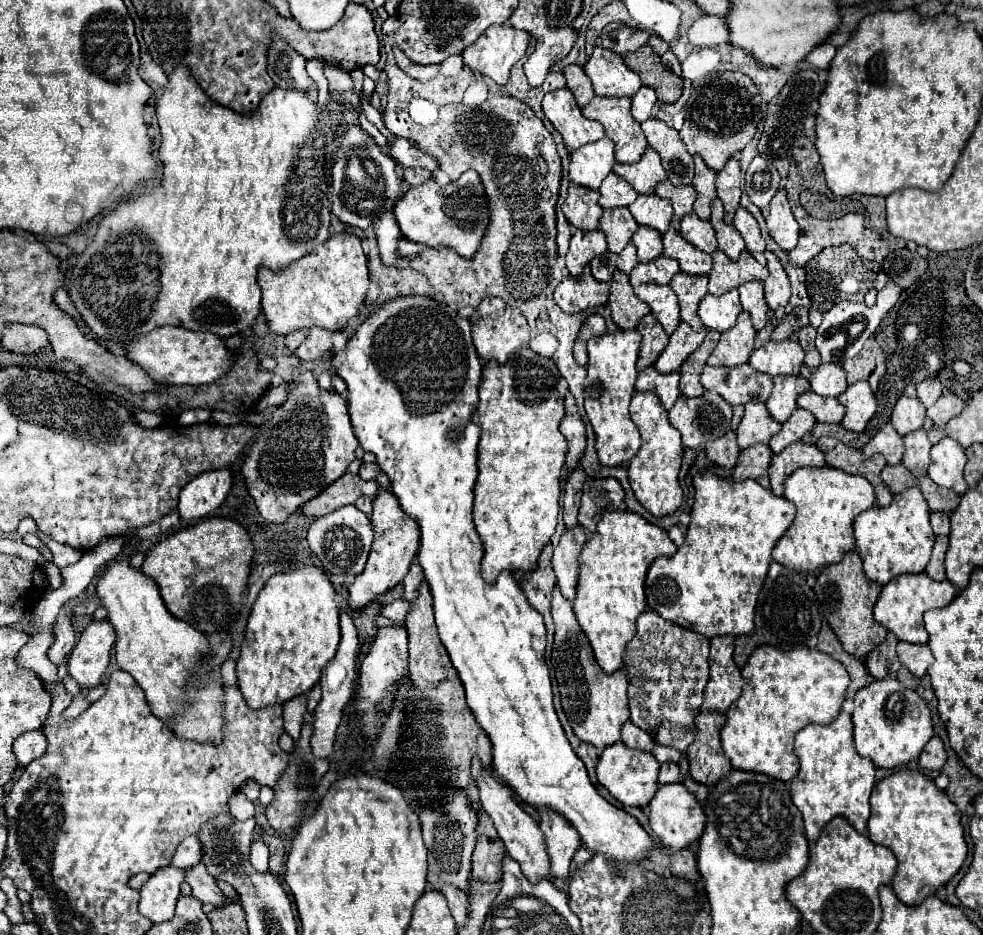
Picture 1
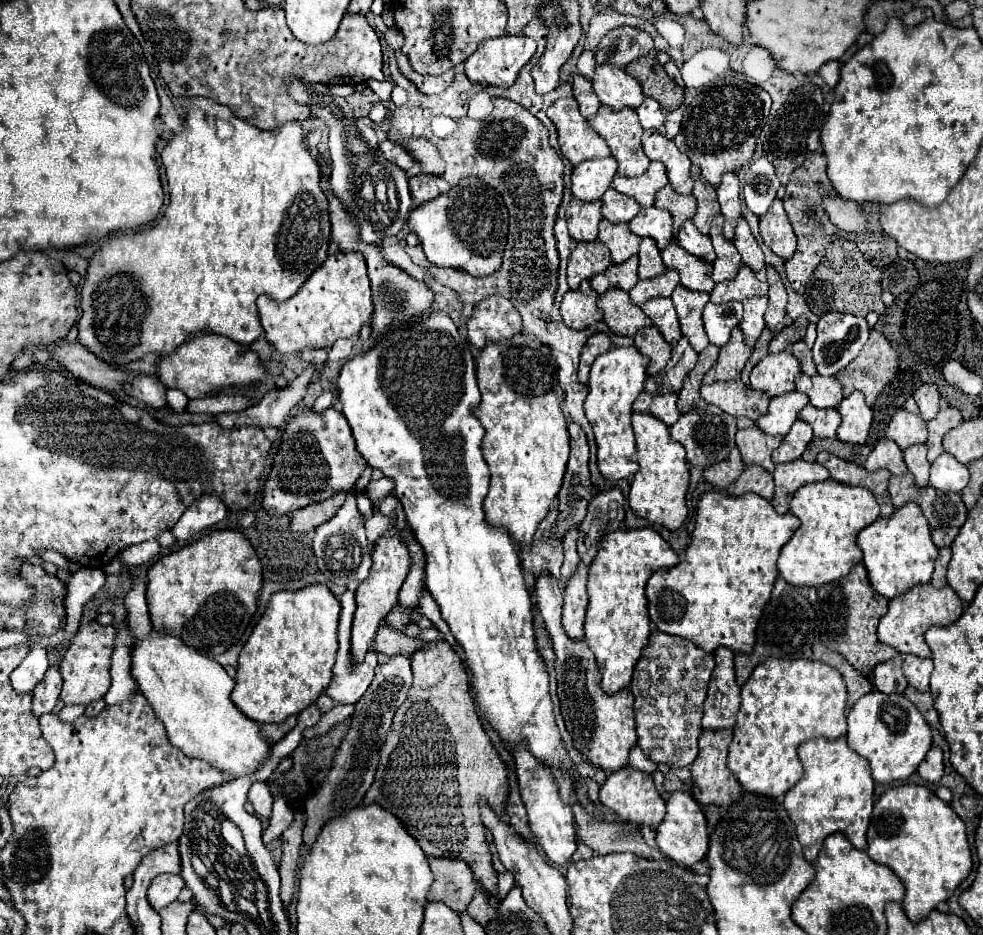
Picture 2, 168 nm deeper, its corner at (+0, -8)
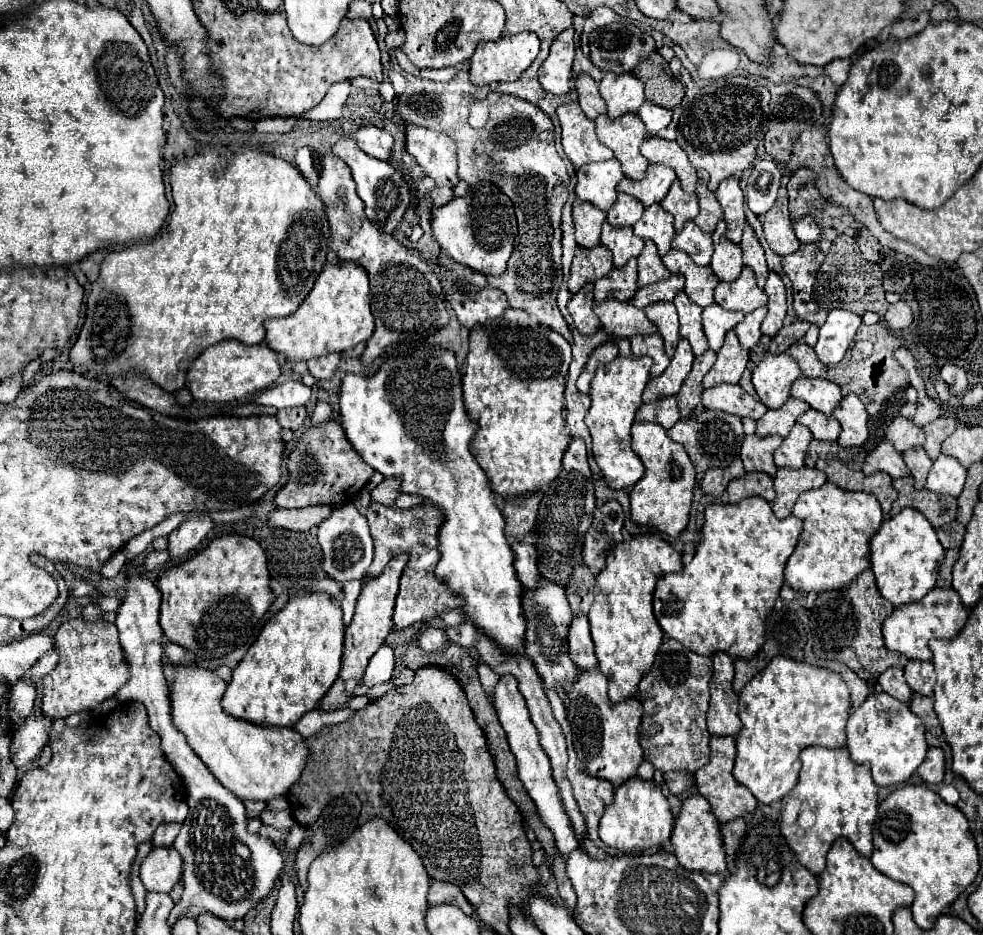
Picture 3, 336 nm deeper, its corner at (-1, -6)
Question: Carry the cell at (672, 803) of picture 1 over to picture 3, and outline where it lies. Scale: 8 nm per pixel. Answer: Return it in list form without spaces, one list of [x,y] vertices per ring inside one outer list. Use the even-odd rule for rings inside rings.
[[[690,795],[682,801],[680,813],[672,827],[672,847],[674,855],[678,857],[680,865],[690,871],[706,871],[706,873],[724,873],[726,871],[726,855],[722,849],[722,835],[720,823],[716,821],[714,813],[710,811],[708,801],[702,795]]]

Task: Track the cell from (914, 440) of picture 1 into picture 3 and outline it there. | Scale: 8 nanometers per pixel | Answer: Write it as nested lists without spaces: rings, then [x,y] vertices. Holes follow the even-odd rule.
[[[912,447],[902,455],[904,455],[904,461],[906,461],[906,465],[908,465],[908,469],[910,469],[910,473],[912,473],[914,481],[916,481],[916,487],[924,489],[928,471],[932,467],[932,459],[926,455],[924,447]]]

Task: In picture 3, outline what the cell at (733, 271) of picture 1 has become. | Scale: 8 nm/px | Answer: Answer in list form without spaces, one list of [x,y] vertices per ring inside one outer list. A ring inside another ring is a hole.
[[[744,267],[740,277],[730,283],[720,281],[714,291],[714,299],[724,309],[736,309],[744,313],[750,313],[768,303],[768,297],[764,289],[756,285],[756,277],[750,267]]]

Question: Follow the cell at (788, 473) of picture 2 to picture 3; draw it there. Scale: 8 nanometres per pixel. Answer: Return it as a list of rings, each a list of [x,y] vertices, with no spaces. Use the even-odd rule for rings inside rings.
[[[802,467],[802,469],[778,469],[774,477],[776,499],[772,503],[774,515],[778,519],[786,519],[792,515],[792,505],[796,503],[798,495],[806,489],[816,489],[826,483],[826,473],[816,467]]]

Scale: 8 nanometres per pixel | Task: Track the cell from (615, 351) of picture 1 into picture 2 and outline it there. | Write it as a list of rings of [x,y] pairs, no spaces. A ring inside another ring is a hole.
[[[619,347],[599,355],[591,365],[589,395],[585,399],[585,413],[595,433],[597,443],[597,465],[603,477],[619,481],[629,479],[639,471],[635,461],[635,435],[631,429],[631,405],[643,391],[647,379],[645,367],[649,359],[637,351],[637,347]]]

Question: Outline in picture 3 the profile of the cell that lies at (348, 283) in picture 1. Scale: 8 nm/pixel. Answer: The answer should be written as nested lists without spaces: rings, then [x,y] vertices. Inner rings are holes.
[[[352,261],[326,263],[324,271],[314,283],[314,289],[308,293],[302,305],[288,317],[266,319],[264,329],[266,345],[294,361],[308,361],[330,351],[342,353],[362,341],[368,341],[374,331],[374,317],[370,311],[370,289],[366,269]]]

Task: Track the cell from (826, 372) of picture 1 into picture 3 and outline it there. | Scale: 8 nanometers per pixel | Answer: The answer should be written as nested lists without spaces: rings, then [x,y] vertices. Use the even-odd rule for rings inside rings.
[[[798,377],[794,383],[792,383],[792,397],[796,399],[802,399],[806,401],[812,409],[824,413],[824,415],[832,415],[832,411],[838,407],[840,399],[842,399],[842,393],[840,393],[840,387],[824,377],[816,377],[816,379],[810,379],[810,377]]]

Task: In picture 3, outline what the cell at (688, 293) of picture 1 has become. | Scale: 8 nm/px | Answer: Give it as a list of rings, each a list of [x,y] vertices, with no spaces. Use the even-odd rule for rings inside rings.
[[[678,291],[674,297],[674,305],[680,317],[680,335],[690,341],[692,351],[700,357],[708,349],[708,341],[702,329],[702,307],[696,305],[684,291]]]

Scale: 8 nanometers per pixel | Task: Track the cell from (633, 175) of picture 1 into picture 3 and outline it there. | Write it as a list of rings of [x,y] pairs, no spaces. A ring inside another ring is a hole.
[[[650,163],[644,179],[634,181],[634,179],[624,177],[616,189],[626,195],[636,197],[638,201],[642,201],[648,207],[648,205],[660,203],[666,197],[668,189],[674,181],[676,181],[676,173],[672,171],[672,167],[666,167],[662,163]]]

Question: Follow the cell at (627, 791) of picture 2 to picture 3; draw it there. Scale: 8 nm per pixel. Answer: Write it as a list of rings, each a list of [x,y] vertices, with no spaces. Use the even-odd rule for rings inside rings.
[[[628,779],[620,787],[614,789],[614,801],[604,809],[604,815],[600,819],[600,839],[616,847],[618,851],[630,853],[630,851],[656,851],[670,839],[670,831],[674,825],[674,815],[670,811],[668,799],[662,795],[662,787],[654,781],[644,779]]]

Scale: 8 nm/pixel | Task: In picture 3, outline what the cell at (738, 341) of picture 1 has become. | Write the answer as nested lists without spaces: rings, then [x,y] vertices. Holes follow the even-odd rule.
[[[736,331],[726,333],[726,341],[718,351],[714,367],[704,377],[704,387],[714,387],[714,383],[738,383],[748,365],[748,351],[740,347]]]

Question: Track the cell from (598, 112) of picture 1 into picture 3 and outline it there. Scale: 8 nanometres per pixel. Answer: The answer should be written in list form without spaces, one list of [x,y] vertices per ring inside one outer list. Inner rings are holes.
[[[602,113],[594,121],[600,141],[614,151],[624,175],[630,179],[642,179],[648,167],[648,161],[640,153],[640,143],[646,135],[642,119],[636,113],[626,113],[616,119]]]

